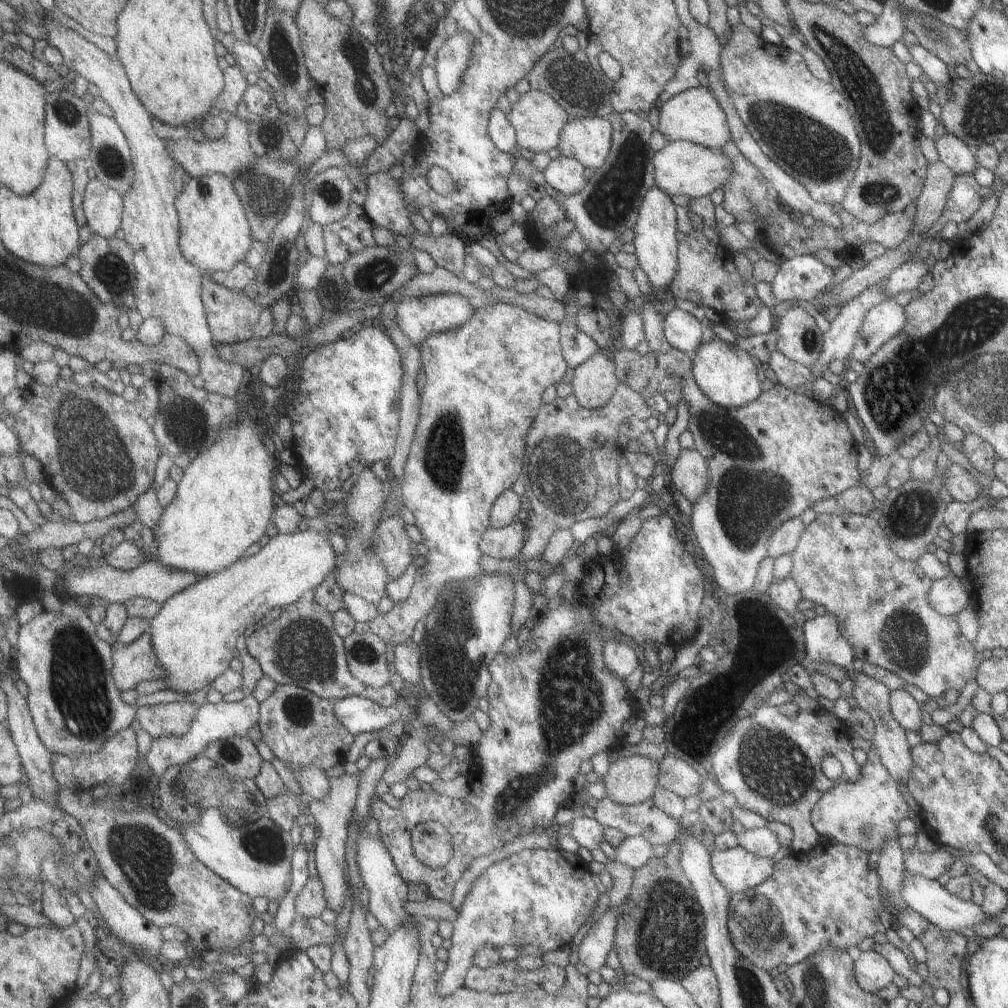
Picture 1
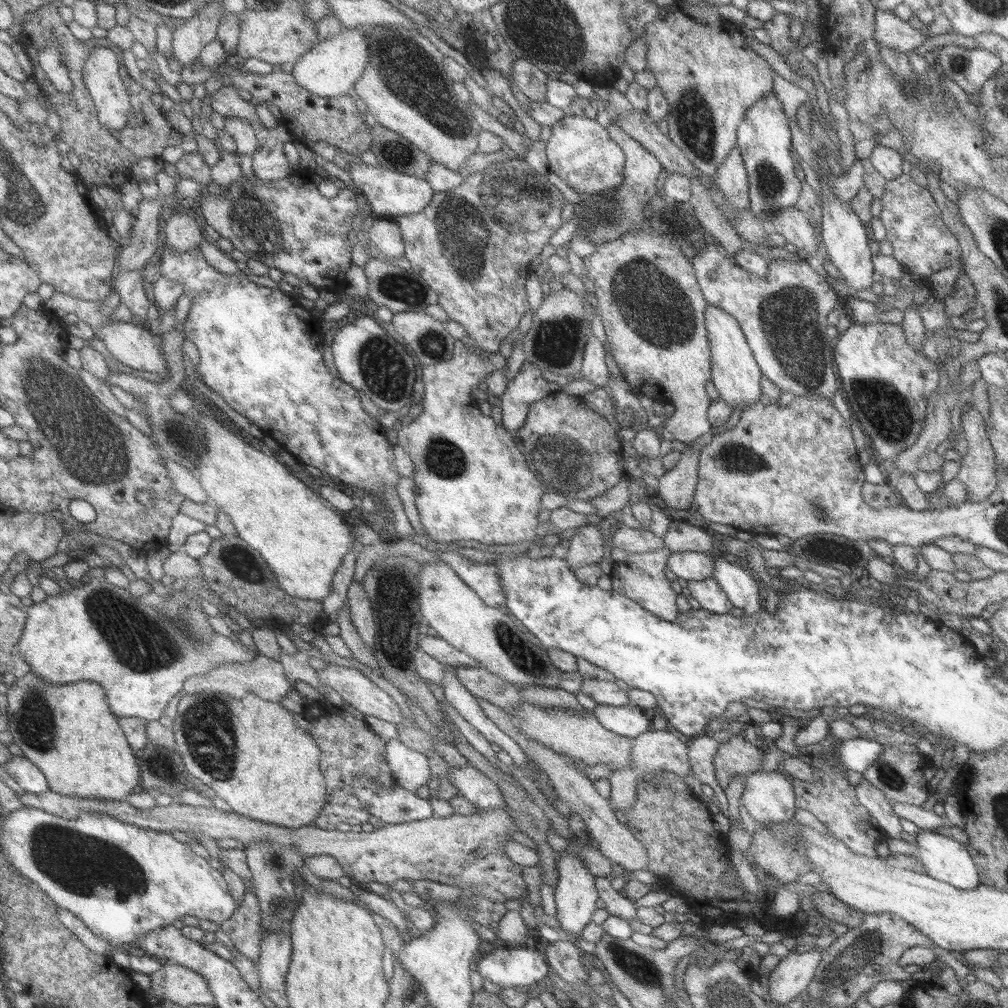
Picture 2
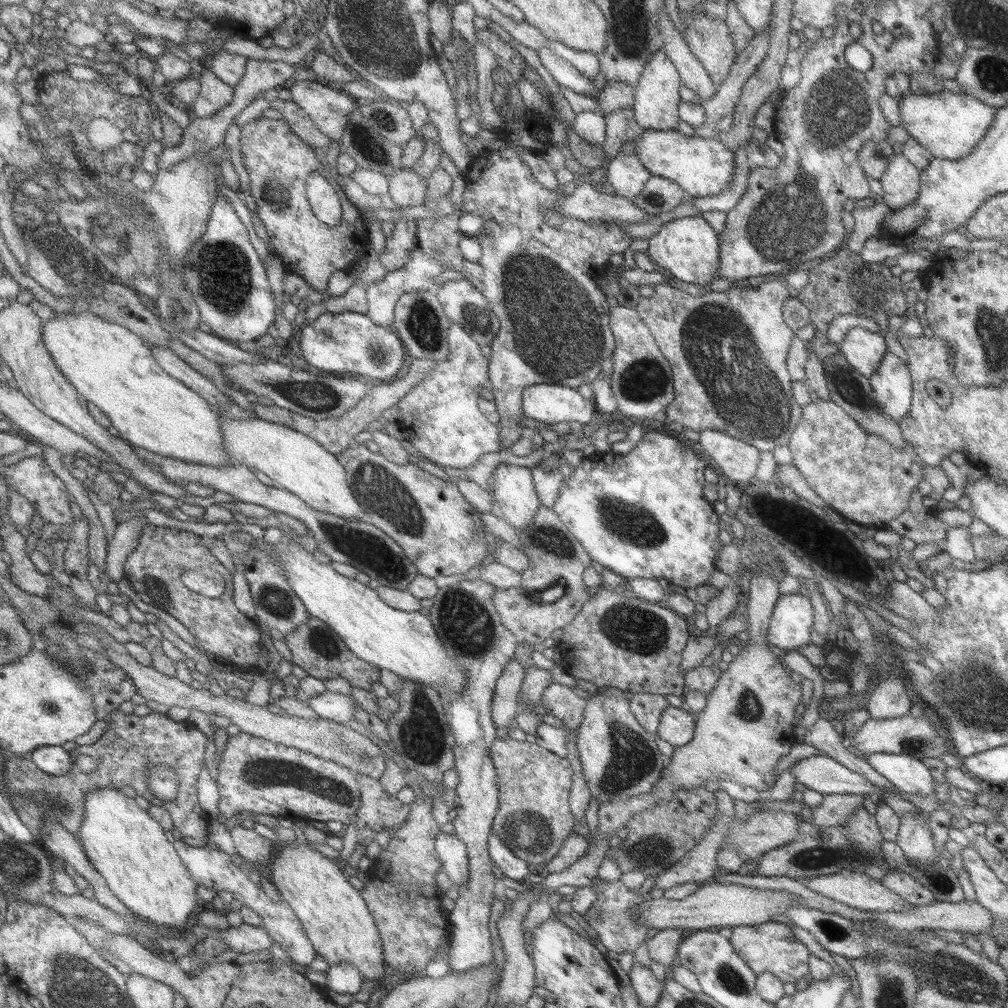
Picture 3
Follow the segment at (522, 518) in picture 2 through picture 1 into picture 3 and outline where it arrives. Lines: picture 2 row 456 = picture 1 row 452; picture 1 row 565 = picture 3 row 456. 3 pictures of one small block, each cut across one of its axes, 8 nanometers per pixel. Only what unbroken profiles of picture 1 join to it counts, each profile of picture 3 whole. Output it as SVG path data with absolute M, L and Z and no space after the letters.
M450 322L450 324L450 354L448 359L439 361L437 367L399 401L397 408L399 408L400 418L397 422L402 429L408 430L412 435L411 443L419 454L443 469L468 470L479 460L481 454L499 452L503 448L499 442L499 428L496 423L492 423L485 415L479 414L481 405L478 403L479 392L477 390L481 386L487 385L487 360L481 356L479 344L461 324L457 324L457 322Z

